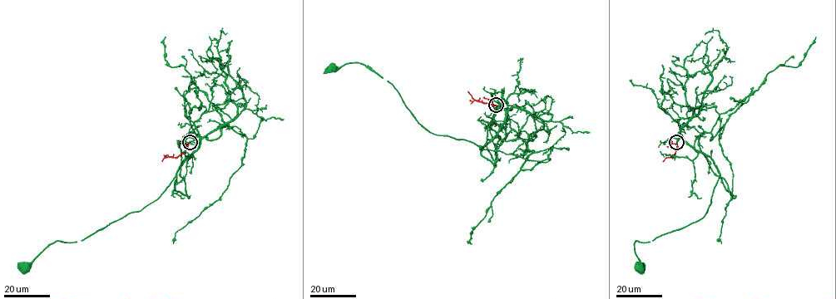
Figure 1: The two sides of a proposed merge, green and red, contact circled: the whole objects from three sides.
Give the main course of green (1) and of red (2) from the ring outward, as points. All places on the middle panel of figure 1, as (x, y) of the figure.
1: (496, 105), (505, 110), (505, 120), (480, 147), (426, 129), (396, 89), (362, 64), (329, 66)
2: (496, 105), (477, 101), (468, 90)

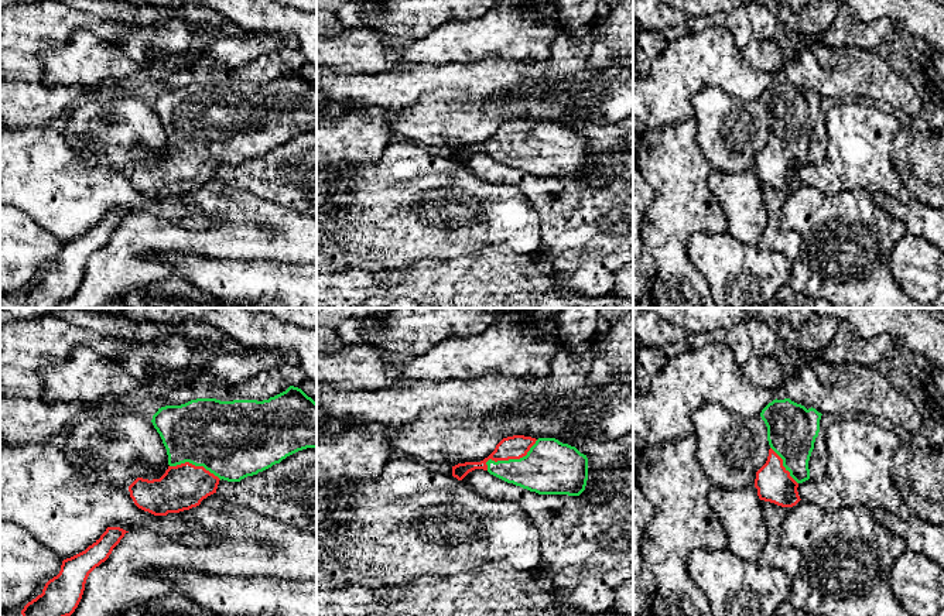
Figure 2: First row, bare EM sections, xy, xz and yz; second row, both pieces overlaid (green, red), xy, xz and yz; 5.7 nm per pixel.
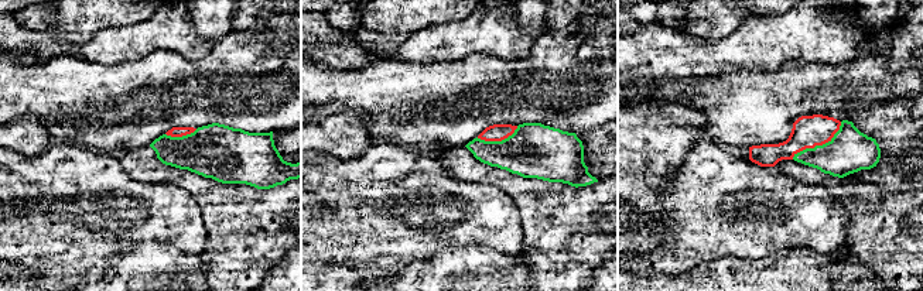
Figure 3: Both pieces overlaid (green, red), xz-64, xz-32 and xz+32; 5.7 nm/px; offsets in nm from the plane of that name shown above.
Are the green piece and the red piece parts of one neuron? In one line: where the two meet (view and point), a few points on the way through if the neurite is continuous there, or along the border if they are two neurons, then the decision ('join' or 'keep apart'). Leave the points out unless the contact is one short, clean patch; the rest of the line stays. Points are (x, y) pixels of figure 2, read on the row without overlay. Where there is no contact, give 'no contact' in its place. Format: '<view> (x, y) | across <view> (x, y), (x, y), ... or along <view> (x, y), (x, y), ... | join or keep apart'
xz (509, 143) | across xz (550, 150), (509, 143), (516, 136), (516, 130) | join

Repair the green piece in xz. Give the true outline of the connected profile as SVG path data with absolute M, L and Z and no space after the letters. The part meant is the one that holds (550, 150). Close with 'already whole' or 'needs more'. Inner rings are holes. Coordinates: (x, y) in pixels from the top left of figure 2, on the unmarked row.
M503 122L483 144L452 150L452 160L462 164L475 153L538 178L579 179L588 164L586 138L555 122Z; needs more

